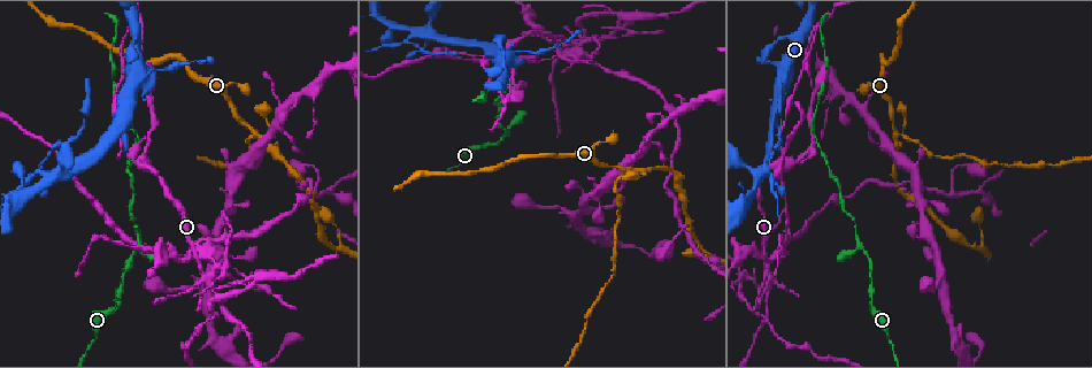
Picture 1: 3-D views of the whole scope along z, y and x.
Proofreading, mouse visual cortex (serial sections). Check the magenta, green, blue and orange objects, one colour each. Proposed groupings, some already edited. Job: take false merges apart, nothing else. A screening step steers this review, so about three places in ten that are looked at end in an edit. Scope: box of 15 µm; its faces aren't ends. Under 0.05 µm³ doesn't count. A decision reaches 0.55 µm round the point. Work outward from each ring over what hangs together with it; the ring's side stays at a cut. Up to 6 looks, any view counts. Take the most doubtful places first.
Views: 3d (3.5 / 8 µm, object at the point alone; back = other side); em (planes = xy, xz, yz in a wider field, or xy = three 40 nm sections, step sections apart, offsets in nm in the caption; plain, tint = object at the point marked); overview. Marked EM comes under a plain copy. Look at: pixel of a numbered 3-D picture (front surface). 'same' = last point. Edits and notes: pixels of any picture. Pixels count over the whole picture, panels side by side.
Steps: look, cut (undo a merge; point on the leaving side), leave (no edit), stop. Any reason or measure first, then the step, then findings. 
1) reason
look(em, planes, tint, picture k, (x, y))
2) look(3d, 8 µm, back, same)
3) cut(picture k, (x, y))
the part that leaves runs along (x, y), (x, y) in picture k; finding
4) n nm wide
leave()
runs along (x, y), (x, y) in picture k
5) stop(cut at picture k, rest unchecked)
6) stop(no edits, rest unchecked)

a fork
look(3d, 8 µm, back, picture 1, (214, 266))

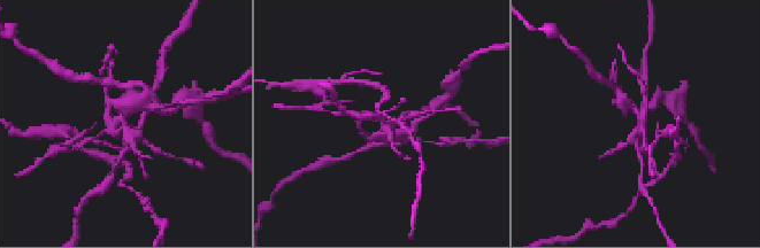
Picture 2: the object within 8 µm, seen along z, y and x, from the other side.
look(3d, 3.5 µm, back, picture 2, (640, 121))

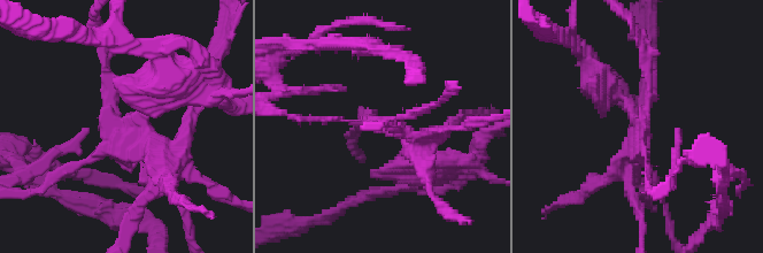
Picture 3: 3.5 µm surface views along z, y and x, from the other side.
look(em, planes, tint, picture 3, (638, 128))

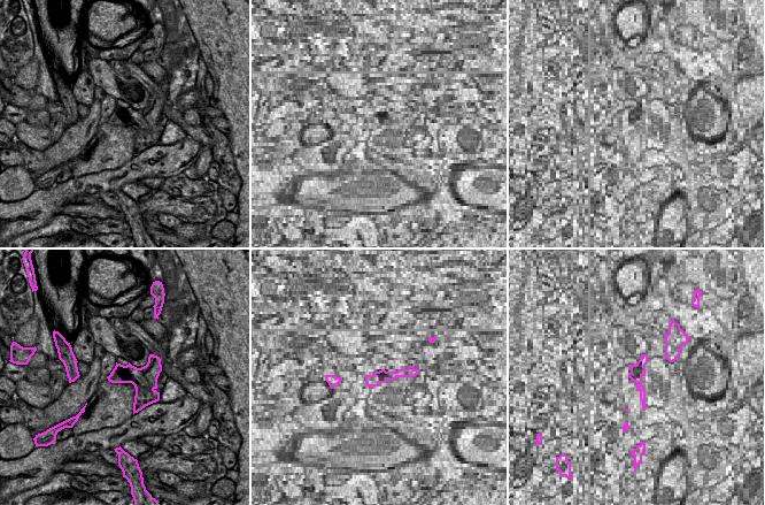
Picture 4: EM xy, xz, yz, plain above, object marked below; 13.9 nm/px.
280 nm wide
cut(picture 3, (649, 196))
the part that leaves runs along (627, 148), (637, 120), (593, 74) in picture 3; two cells meet here

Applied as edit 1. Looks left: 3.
see it whole again
look(overview)

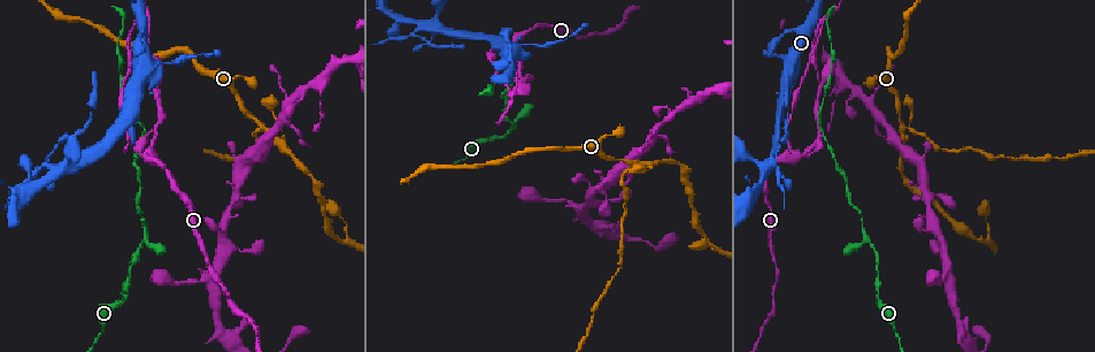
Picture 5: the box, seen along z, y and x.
thin neck
look(3d, 3.5 µm, picture 5, (878, 291))

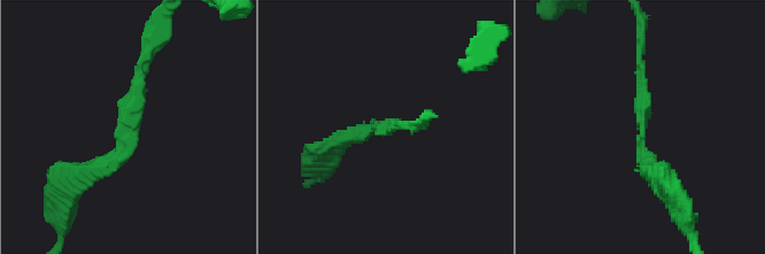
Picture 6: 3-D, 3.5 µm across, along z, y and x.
arms of 100, 250 nm
look(em, xy, step 5, tint, picture 6, (640, 126))

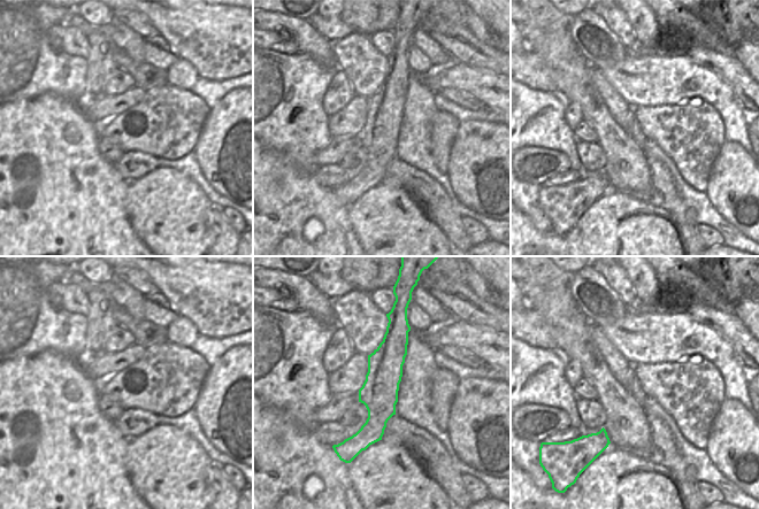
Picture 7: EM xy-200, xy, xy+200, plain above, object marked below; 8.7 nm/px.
leave()
all the same cell

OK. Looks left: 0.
stop(cut at picture 3, rest unchecked)

